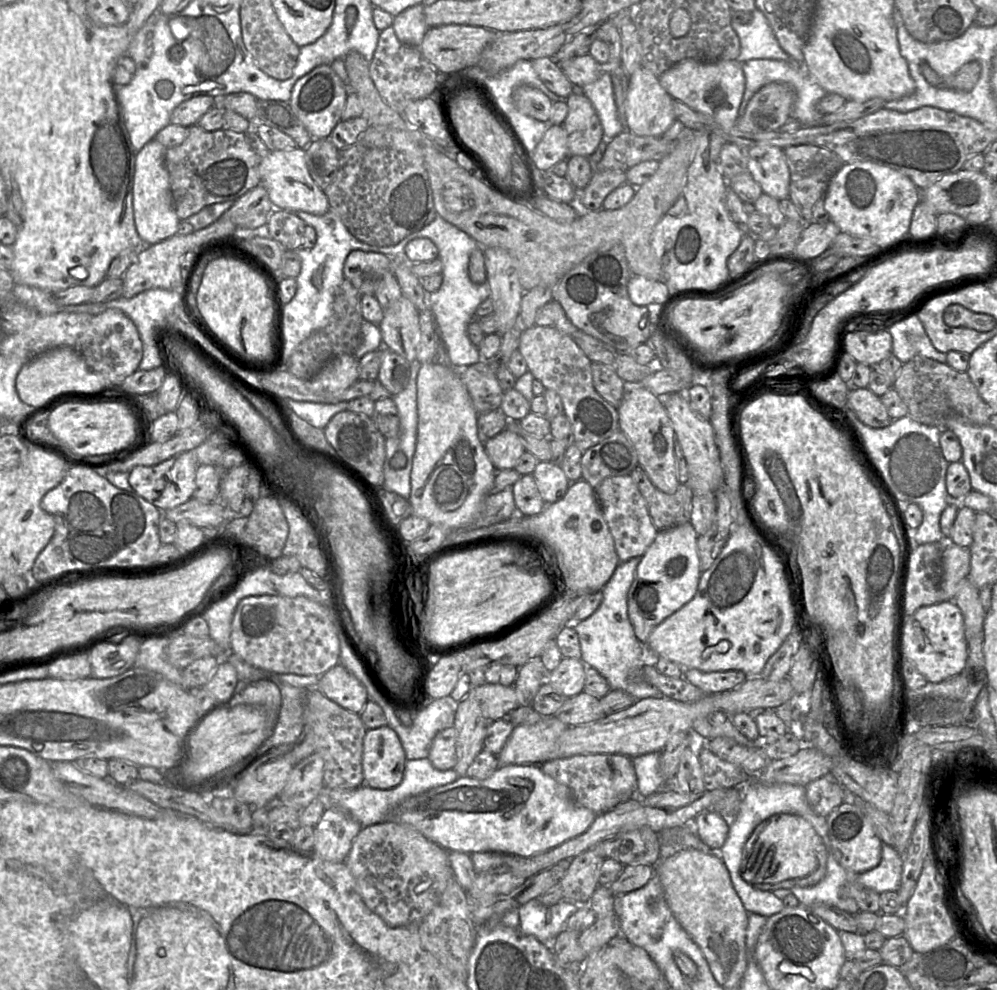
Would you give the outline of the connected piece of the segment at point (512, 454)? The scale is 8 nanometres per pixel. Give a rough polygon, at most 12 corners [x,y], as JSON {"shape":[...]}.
{"shape":[[507,428],[483,444],[497,471],[514,468],[526,451]]}

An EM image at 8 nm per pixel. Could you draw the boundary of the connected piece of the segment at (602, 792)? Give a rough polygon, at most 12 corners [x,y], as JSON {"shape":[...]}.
{"shape":[[580,754],[541,768],[601,814],[637,795],[632,759]]}

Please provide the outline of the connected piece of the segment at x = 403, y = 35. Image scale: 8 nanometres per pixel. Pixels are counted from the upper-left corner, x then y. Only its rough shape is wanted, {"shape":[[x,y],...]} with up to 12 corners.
{"shape":[[425,4],[396,15],[392,27],[404,44],[419,47],[429,27]]}

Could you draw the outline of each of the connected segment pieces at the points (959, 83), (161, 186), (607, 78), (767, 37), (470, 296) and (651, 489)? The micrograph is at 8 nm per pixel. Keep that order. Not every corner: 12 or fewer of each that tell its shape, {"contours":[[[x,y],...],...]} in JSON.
{"contours":[[[927,63],[921,72],[931,85],[957,92],[970,91],[981,67],[965,63],[947,78]],[[148,141],[135,156],[133,215],[146,244],[177,233],[164,158]],[[610,73],[581,92],[595,108],[605,139],[626,129],[618,116]],[[760,10],[748,24],[732,21],[741,64],[781,60],[800,69],[779,45]],[[439,215],[415,238],[430,239],[442,284],[428,294],[451,366],[481,360],[467,327],[490,297],[468,274],[480,245]],[[640,465],[630,476],[658,531],[690,522],[693,492],[666,494]]]}

